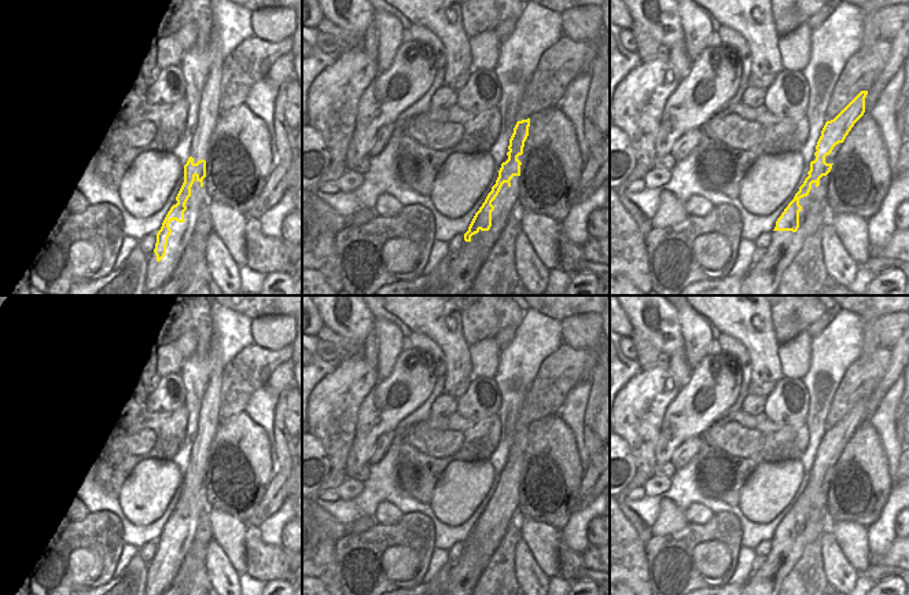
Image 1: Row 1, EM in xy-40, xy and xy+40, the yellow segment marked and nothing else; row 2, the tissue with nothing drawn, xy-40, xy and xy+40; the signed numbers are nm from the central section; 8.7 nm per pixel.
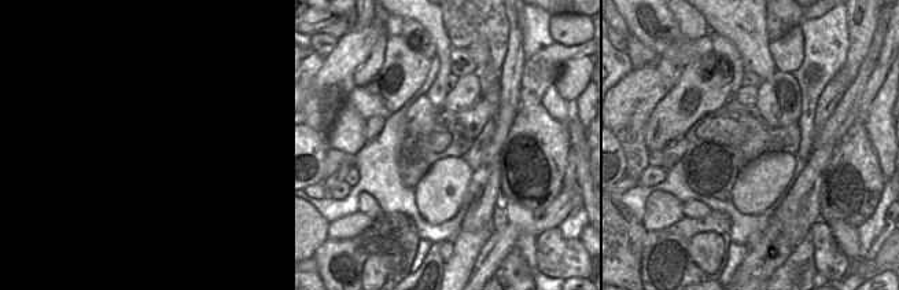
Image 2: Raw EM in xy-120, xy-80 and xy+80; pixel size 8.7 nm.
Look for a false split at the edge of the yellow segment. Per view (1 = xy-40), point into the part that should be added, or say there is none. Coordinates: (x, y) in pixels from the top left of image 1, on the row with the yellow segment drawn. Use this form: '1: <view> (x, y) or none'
1: none

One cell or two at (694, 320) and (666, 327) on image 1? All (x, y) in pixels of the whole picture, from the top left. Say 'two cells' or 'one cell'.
two cells

